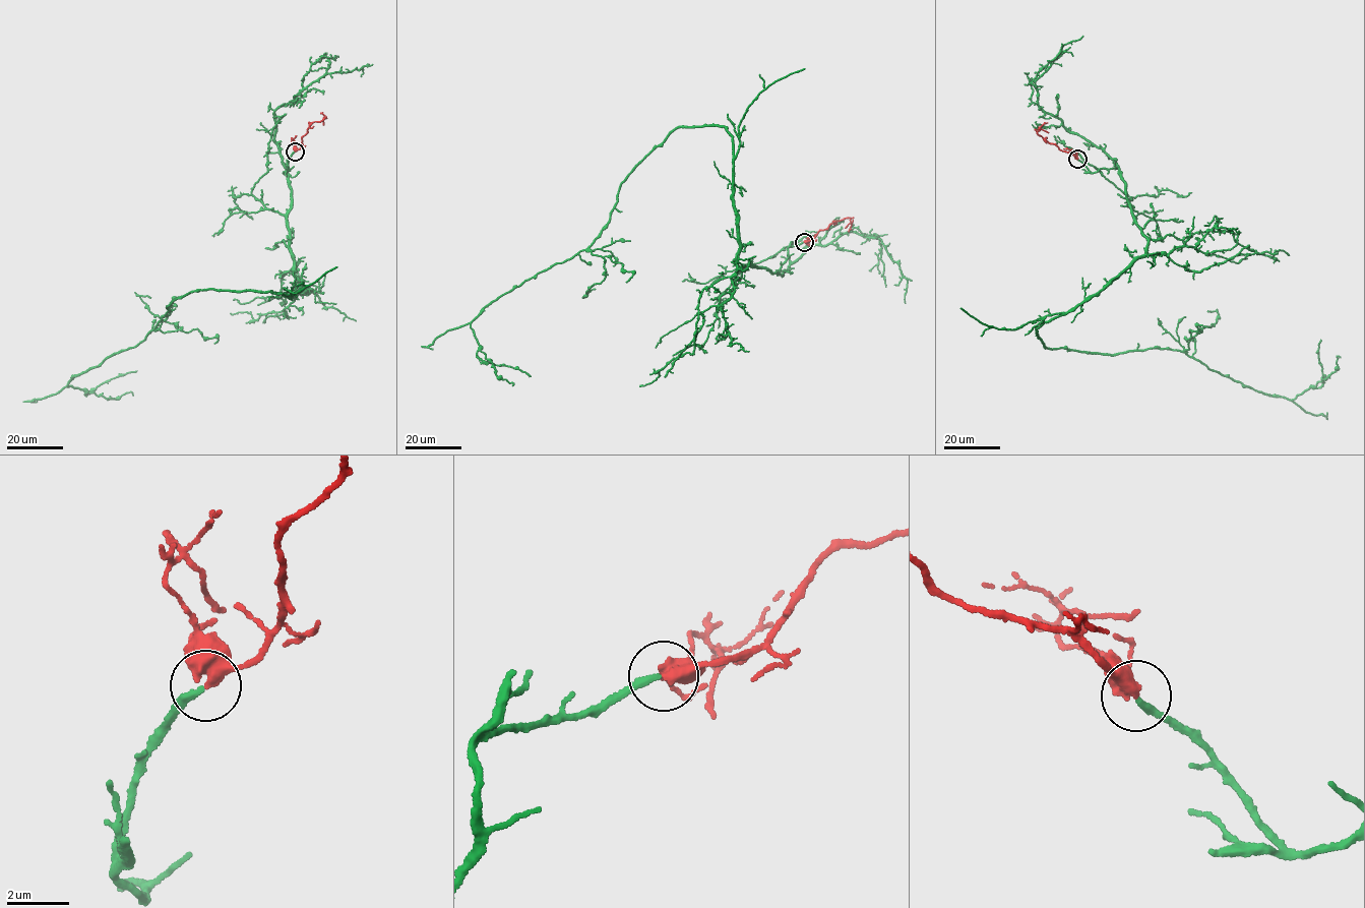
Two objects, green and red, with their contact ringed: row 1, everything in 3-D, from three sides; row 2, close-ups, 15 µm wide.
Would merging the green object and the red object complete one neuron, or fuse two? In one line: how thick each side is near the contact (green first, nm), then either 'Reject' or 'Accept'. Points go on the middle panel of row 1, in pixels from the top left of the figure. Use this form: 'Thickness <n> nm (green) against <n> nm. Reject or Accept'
Thickness 220 nm (green) against 400 nm. Accept

